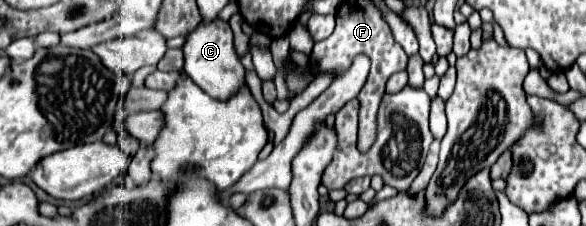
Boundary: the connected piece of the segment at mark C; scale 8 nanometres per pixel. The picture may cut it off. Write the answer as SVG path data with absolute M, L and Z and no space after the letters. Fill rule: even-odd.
M215 20L215 22L209 22L205 26L197 26L187 36L187 42L183 46L183 52L185 52L185 72L189 74L189 78L197 86L201 86L209 96L213 96L217 100L229 100L243 86L247 86L247 82L245 82L245 68L243 68L241 60L235 54L233 39L234 36L229 22Z

